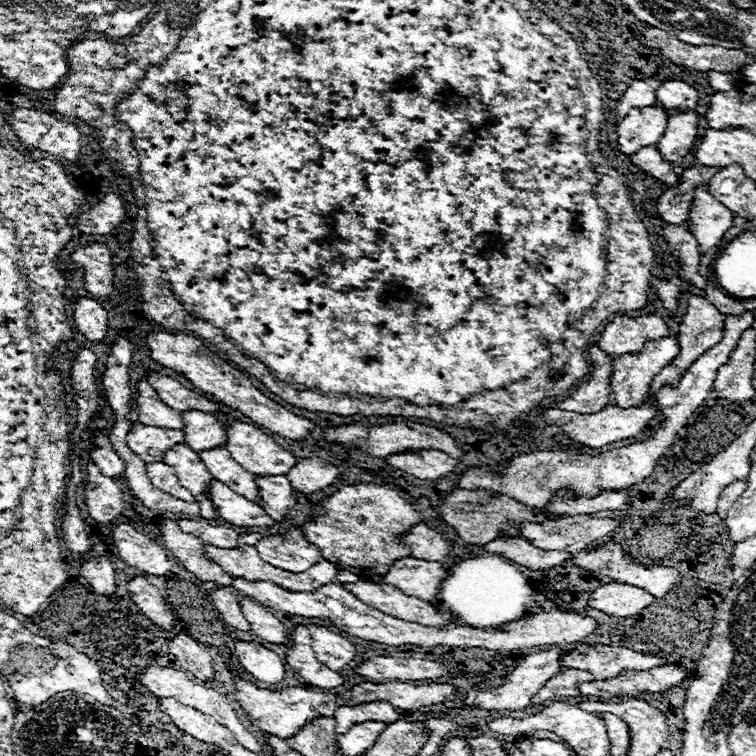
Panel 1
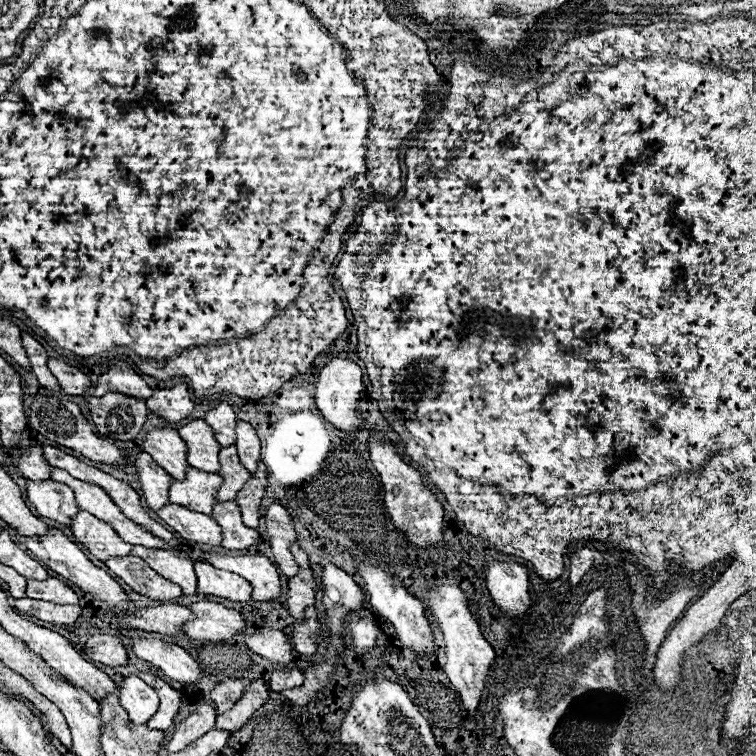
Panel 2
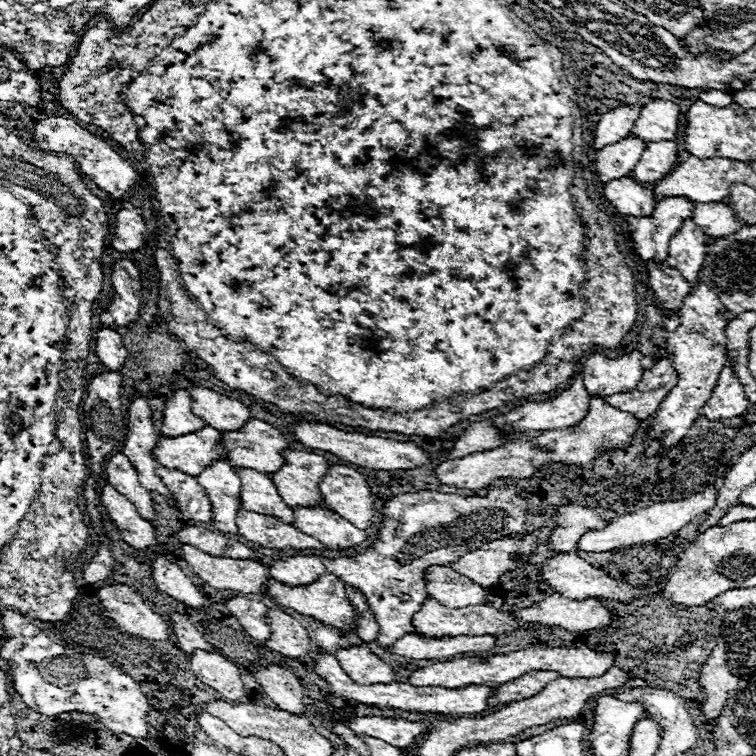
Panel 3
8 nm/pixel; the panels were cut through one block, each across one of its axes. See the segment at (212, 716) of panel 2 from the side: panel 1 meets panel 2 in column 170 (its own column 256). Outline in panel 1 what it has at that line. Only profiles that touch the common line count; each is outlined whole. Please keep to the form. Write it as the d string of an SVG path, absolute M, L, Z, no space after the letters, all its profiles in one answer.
M146 668L146 670L142 672L142 676L140 676L140 682L144 684L144 688L146 688L150 694L154 694L154 696L158 696L158 698L176 698L176 700L180 700L182 704L188 704L188 706L204 712L204 714L214 716L220 724L224 724L226 728L230 728L232 734L236 736L236 740L238 740L240 744L244 744L244 748L248 748L250 752L264 752L266 746L264 746L250 730L244 728L244 724L240 722L238 714L236 714L234 708L230 706L230 702L228 702L222 694L218 694L216 690L208 688L206 684L202 684L202 682L196 684L196 682L188 680L188 678L186 678L186 672L172 670L172 668Z

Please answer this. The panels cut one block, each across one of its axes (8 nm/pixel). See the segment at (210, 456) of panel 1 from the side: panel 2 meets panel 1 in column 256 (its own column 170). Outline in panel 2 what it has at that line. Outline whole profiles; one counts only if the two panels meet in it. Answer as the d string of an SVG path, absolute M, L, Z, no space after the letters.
M188 468L186 480L174 480L170 486L170 502L180 504L184 508L192 508L196 512L210 514L214 504L218 502L216 492L222 486L220 474L200 472L196 468Z

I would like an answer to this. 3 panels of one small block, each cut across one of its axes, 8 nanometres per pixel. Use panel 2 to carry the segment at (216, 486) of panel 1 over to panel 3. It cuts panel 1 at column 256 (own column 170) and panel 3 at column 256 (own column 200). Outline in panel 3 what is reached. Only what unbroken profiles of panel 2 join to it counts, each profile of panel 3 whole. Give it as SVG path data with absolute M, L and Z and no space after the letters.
M240 510L238 520L238 534L254 544L260 544L264 548L284 550L284 548L296 548L296 550L324 550L324 544L320 540L296 530L290 524L284 524L278 518Z

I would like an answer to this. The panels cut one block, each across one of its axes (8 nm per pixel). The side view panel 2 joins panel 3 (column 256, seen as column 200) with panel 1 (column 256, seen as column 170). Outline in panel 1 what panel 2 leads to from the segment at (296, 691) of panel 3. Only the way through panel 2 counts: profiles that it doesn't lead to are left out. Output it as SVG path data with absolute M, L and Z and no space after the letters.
M236 642L236 656L240 658L240 666L248 674L252 674L260 682L266 682L268 686L280 684L280 680L284 680L286 676L284 660L262 644Z

